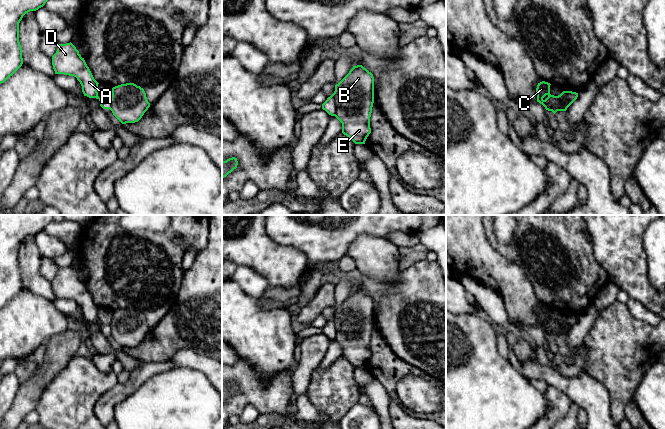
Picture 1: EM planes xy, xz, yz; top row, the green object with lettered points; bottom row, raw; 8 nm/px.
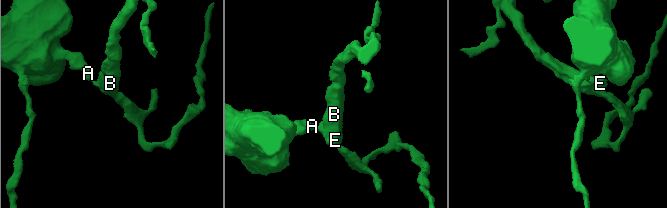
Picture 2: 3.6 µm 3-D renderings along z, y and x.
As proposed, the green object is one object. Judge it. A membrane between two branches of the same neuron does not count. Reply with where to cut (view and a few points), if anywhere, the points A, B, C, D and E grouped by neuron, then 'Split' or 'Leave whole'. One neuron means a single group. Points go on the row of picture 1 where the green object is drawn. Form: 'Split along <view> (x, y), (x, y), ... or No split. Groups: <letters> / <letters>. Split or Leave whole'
Split along xz (333, 93), (335, 101), (334, 115). Groups: A D / B C E. Split

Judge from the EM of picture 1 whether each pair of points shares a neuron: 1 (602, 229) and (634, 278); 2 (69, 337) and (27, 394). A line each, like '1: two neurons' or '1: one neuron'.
1: one neuron
2: one neuron

